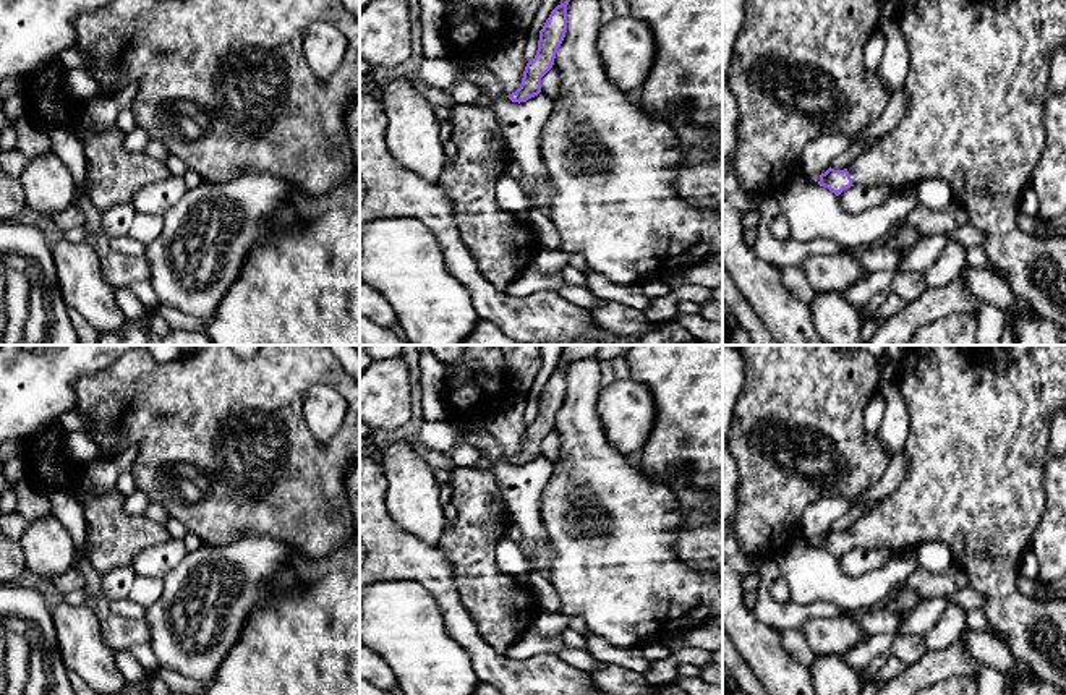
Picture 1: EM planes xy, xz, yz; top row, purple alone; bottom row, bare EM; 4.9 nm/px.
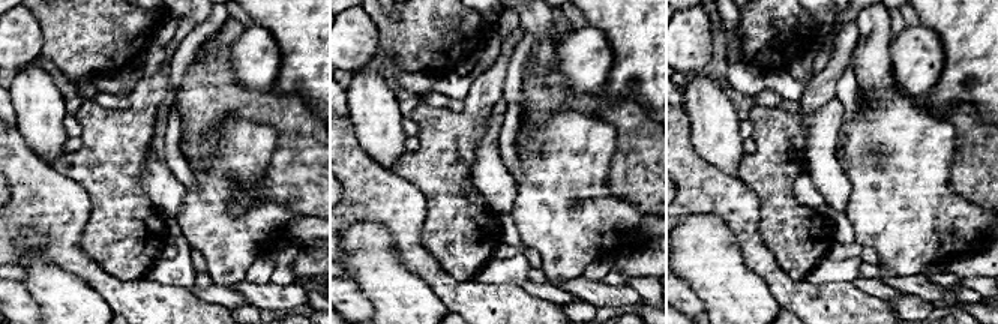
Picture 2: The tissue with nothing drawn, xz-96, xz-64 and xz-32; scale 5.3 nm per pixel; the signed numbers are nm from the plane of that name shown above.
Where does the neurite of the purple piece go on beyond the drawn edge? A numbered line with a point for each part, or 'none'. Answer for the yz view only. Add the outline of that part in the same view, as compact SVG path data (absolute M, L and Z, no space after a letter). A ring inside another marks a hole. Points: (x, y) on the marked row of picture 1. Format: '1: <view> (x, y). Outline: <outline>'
1: yz (979, 75). Outline: M898 0L898 18L910 52L910 70L904 83L906 115L849 164L852 185L904 191L922 180L946 180L969 222L987 237L983 249L991 264L1008 277L1011 288L1035 313L1066 327L1066 238L1035 238L1017 225L1022 194L1032 185L1032 172L1045 143L1048 57L1066 49L1066 0L1011 0L1004 6L995 6L991 0Z

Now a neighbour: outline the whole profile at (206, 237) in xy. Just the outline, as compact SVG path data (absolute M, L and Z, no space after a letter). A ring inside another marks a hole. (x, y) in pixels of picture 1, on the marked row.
M248 172L227 181L201 181L164 215L159 237L144 258L160 305L207 322L238 279L249 251L275 227L295 227L292 196L300 191L282 177Z

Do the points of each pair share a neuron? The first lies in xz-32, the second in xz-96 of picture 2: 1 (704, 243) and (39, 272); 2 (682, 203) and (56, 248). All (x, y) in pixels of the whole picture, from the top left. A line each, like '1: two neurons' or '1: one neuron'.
1: one neuron
2: one neuron

